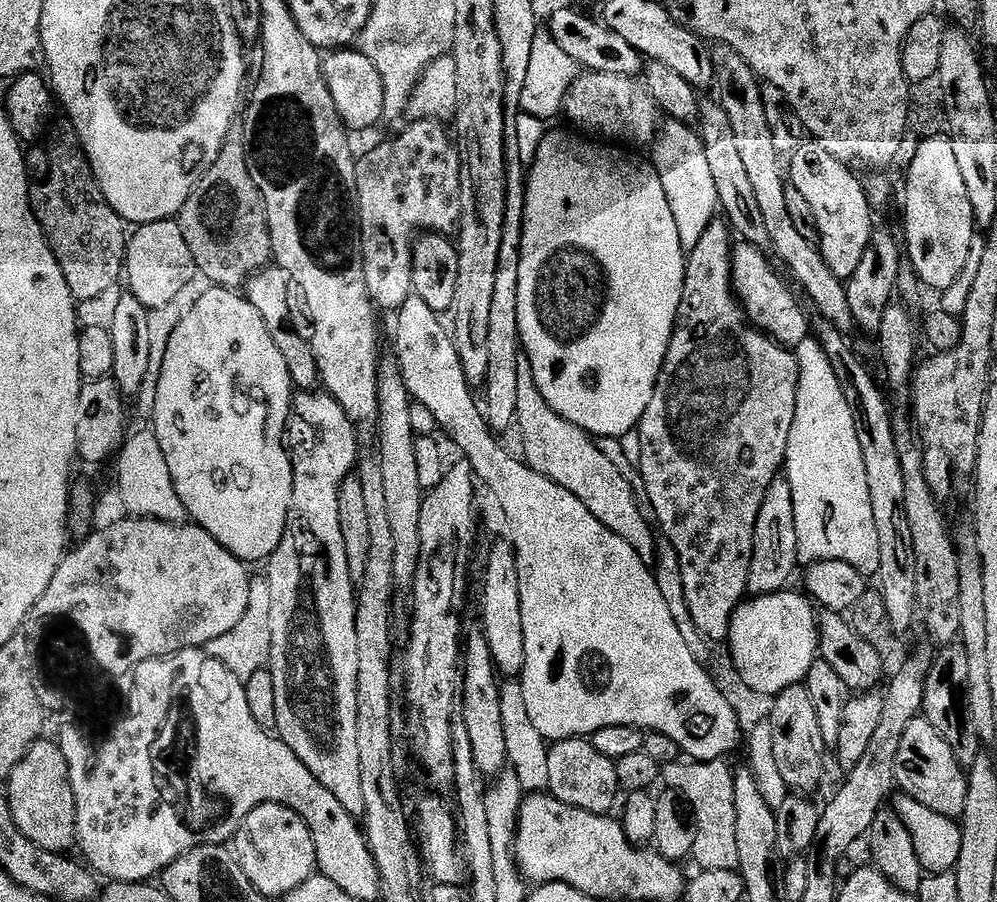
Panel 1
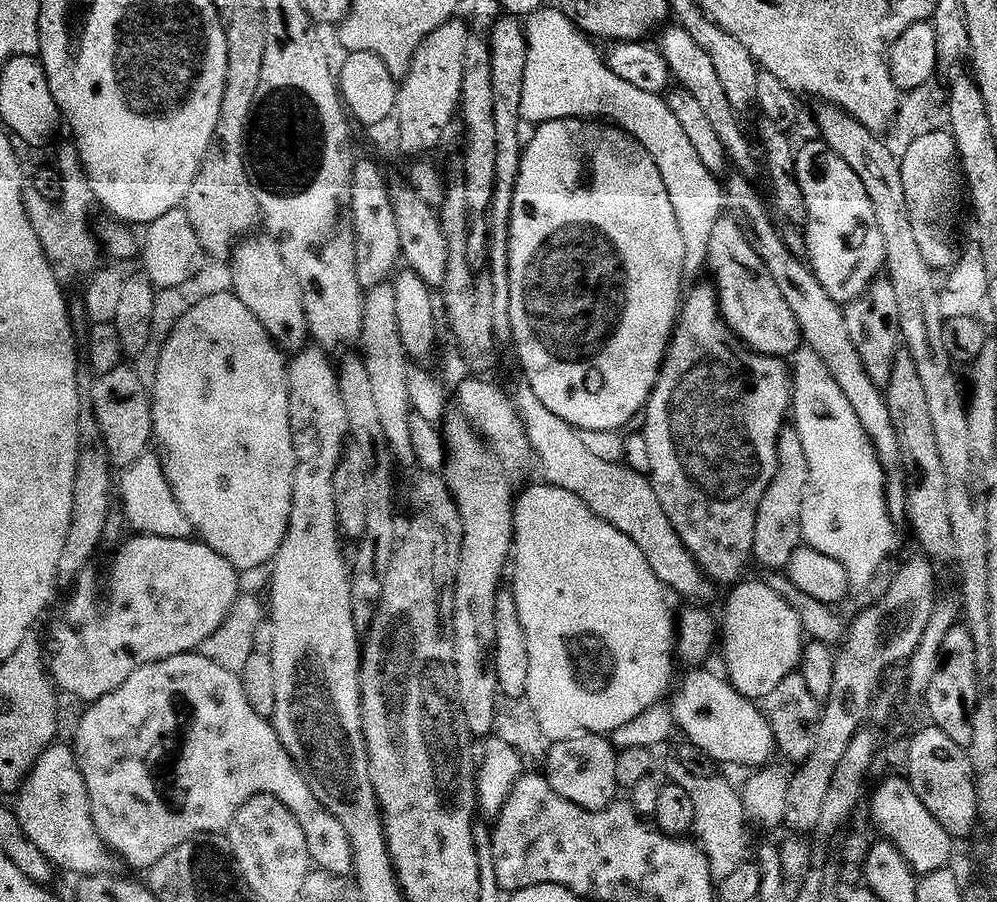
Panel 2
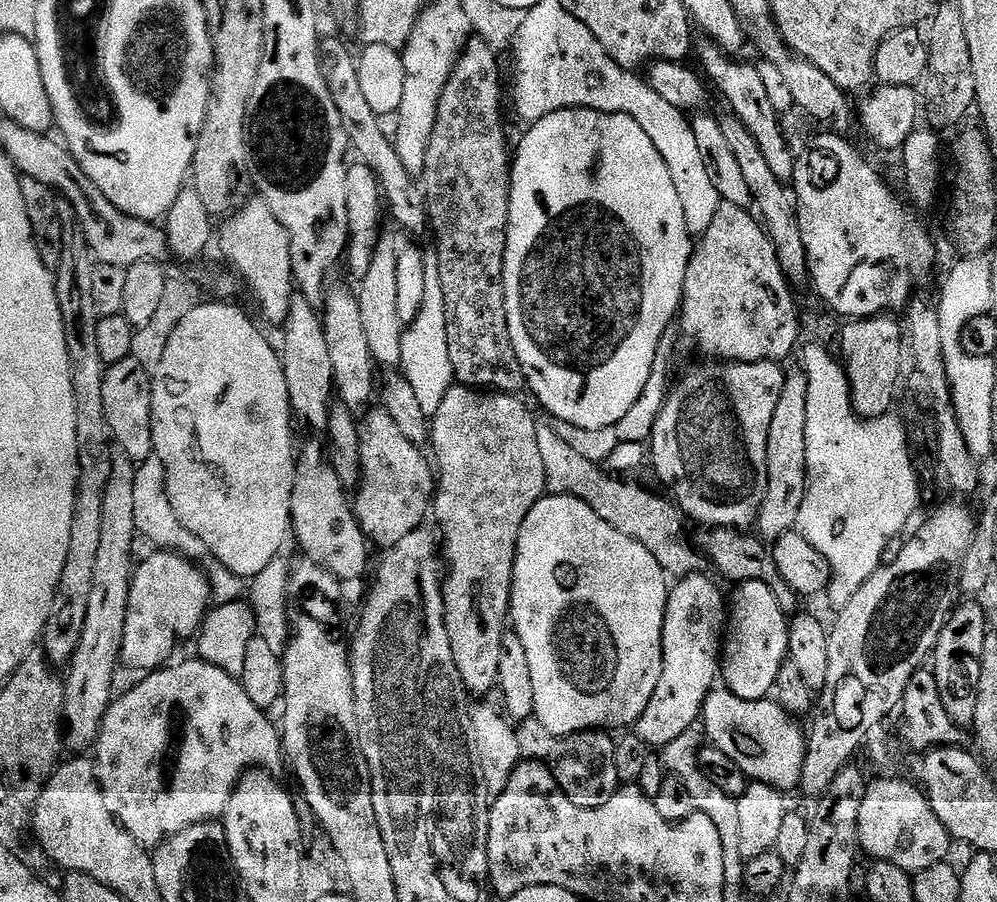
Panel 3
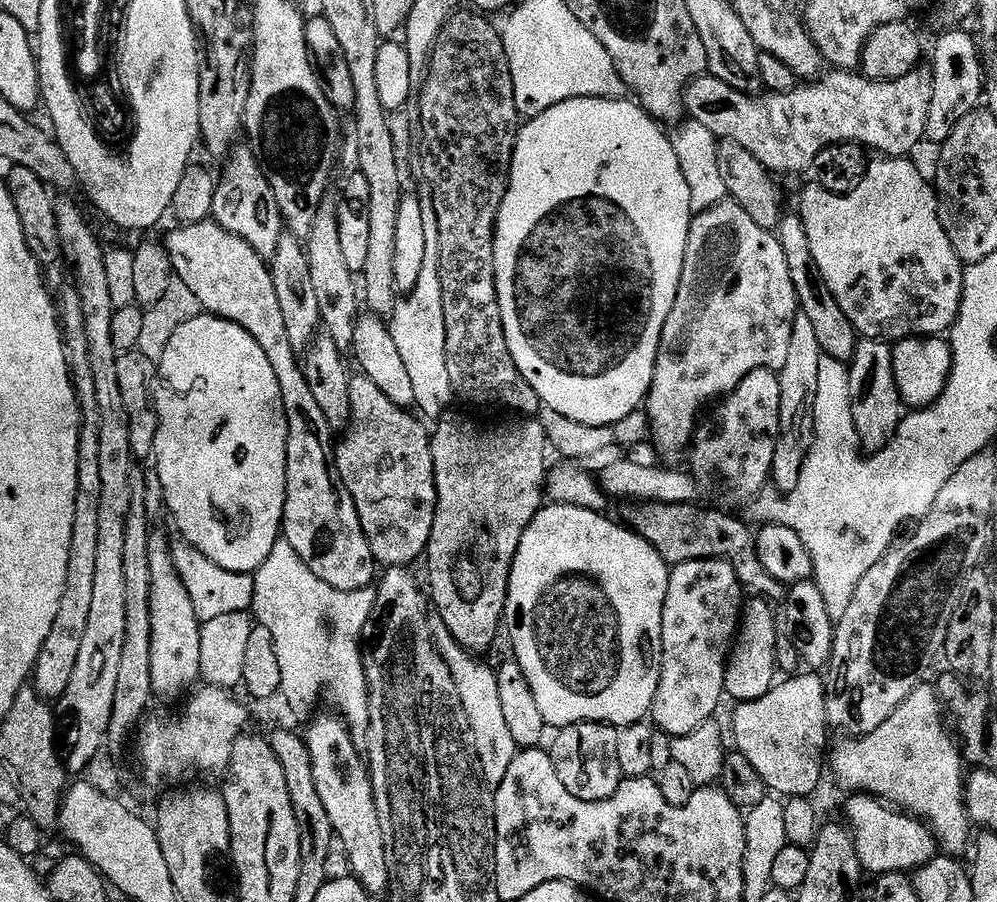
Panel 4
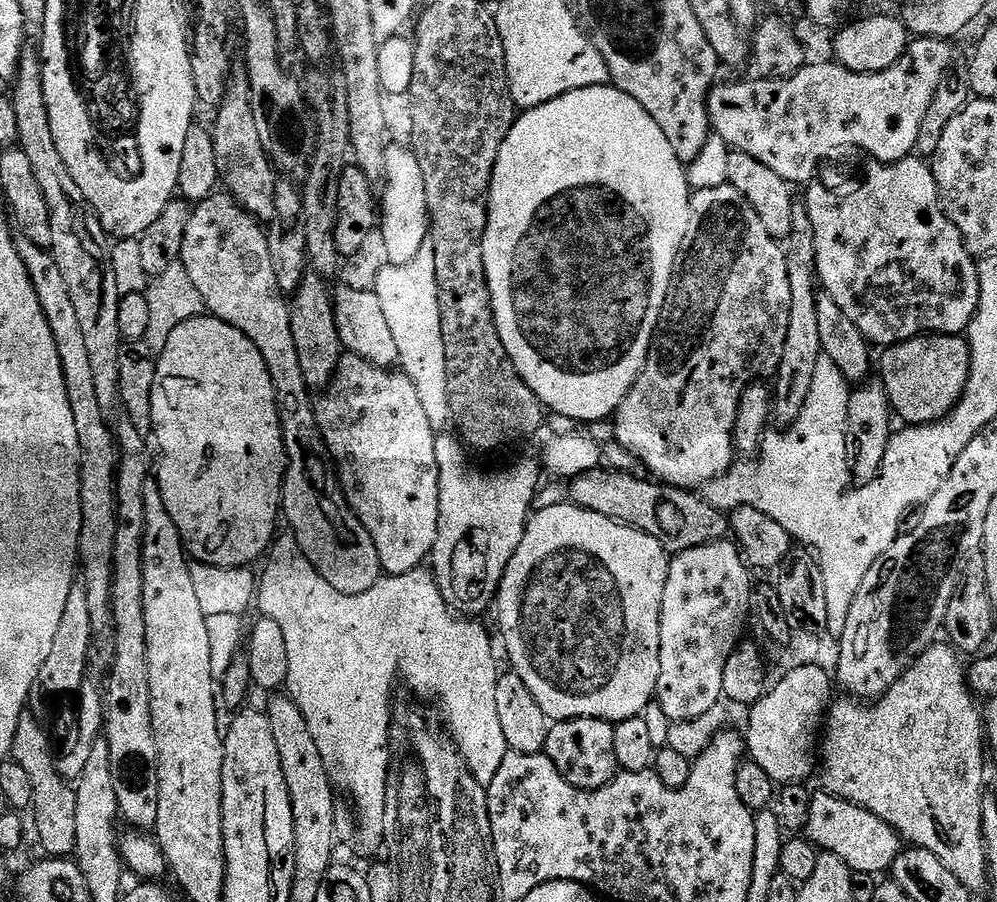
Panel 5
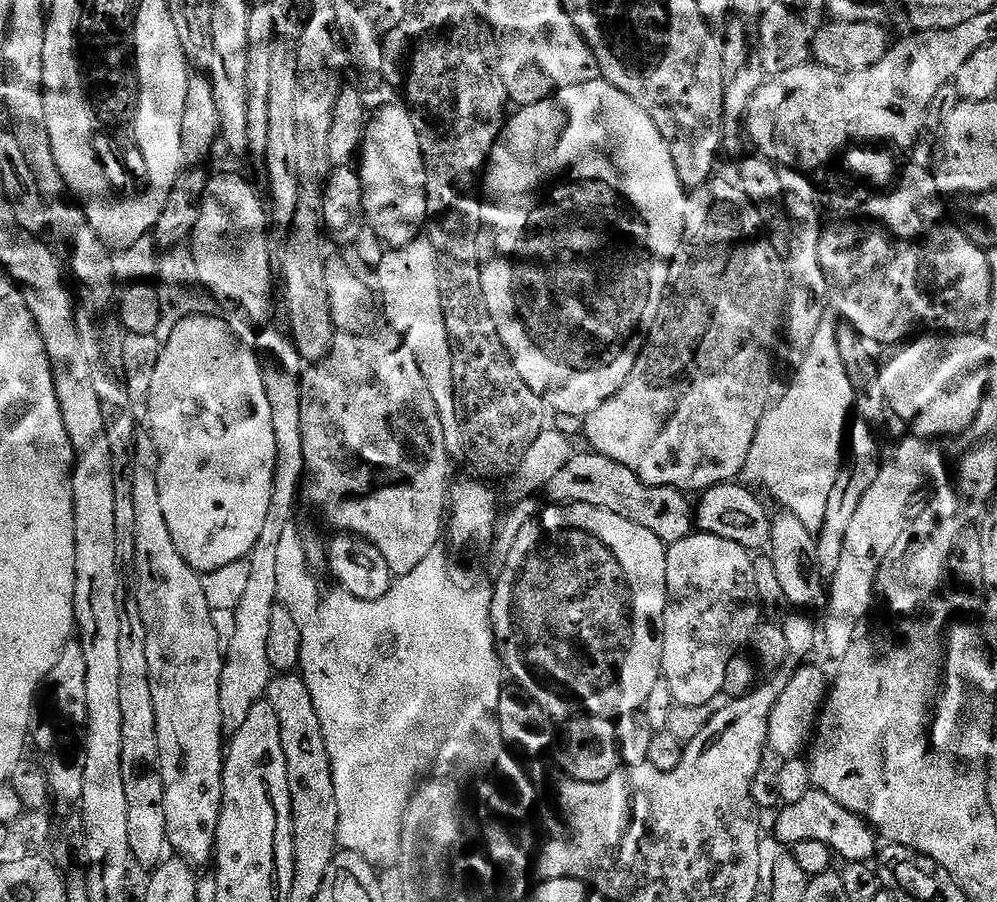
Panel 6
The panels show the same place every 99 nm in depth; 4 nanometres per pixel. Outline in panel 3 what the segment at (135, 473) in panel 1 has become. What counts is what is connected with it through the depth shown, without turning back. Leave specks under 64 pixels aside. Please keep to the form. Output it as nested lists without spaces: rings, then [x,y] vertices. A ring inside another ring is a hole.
[[[155,454],[150,459],[143,461],[136,469],[134,526],[143,539],[145,536],[146,539],[152,540],[153,549],[174,552],[203,568],[205,576],[208,577],[208,585],[212,588],[213,601],[216,604],[229,604],[245,595],[245,577],[234,574],[226,566],[222,566],[222,562],[218,562],[218,558],[212,556],[206,542],[202,542],[202,538],[198,538],[198,534],[190,534],[190,530],[186,530],[186,526],[182,526],[178,514],[174,514],[174,506],[170,506],[170,494],[166,486],[166,466]]]

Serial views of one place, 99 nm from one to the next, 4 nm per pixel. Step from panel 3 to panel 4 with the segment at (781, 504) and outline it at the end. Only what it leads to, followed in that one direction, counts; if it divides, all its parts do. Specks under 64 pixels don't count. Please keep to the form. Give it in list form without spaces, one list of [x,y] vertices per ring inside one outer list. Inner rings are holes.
[[[797,314],[794,318],[794,326],[790,334],[790,350],[786,353],[786,366],[778,369],[780,377],[781,405],[778,406],[778,422],[780,423],[780,432],[776,435],[776,449],[774,450],[774,462],[772,463],[771,483],[777,484],[781,488],[781,493],[787,494],[793,492],[798,486],[798,478],[804,469],[806,459],[806,429],[810,424],[812,415],[812,400],[818,390],[818,362],[822,353],[818,346],[818,338],[814,334],[814,325],[810,323],[810,318],[802,314]]]

